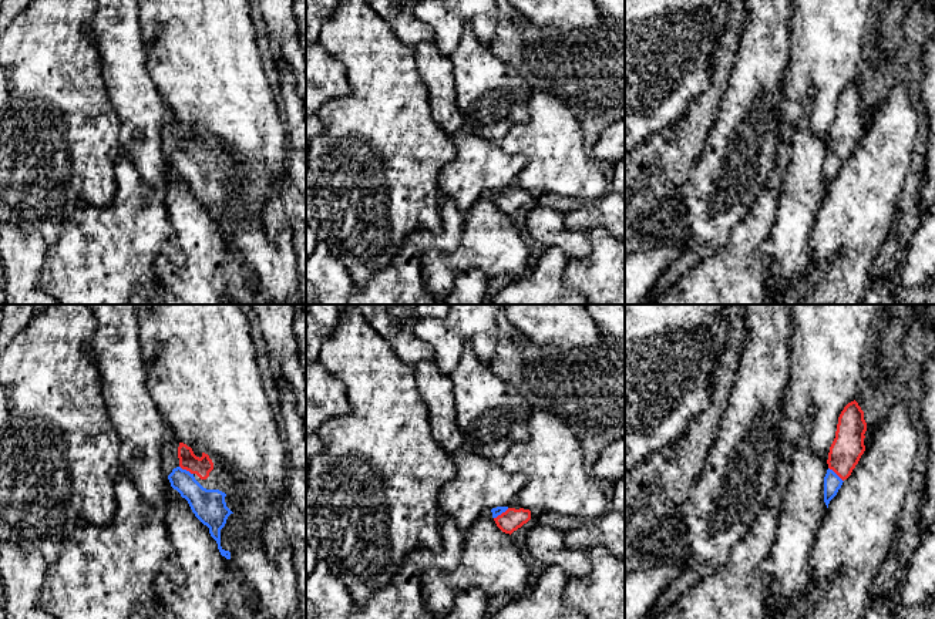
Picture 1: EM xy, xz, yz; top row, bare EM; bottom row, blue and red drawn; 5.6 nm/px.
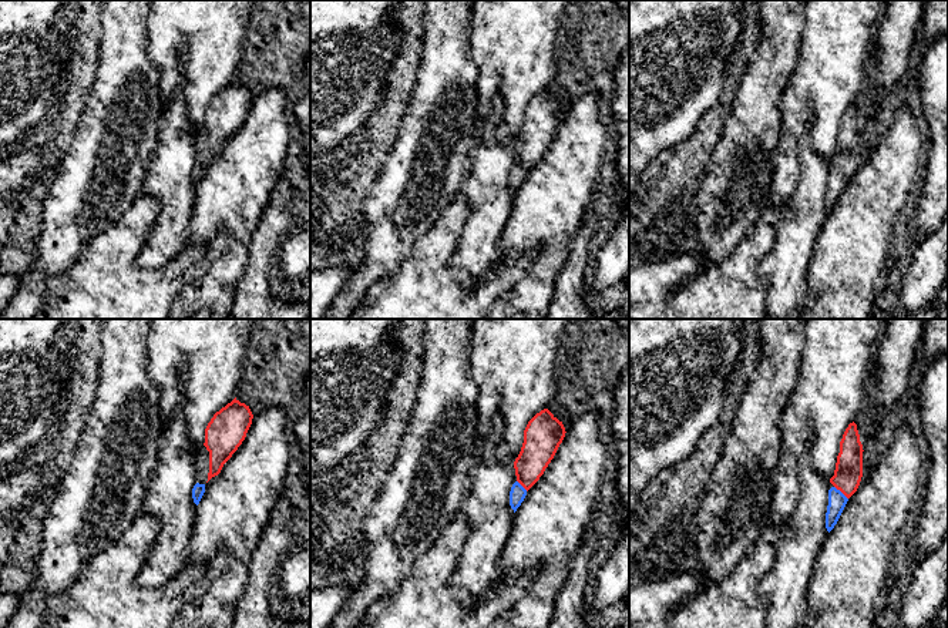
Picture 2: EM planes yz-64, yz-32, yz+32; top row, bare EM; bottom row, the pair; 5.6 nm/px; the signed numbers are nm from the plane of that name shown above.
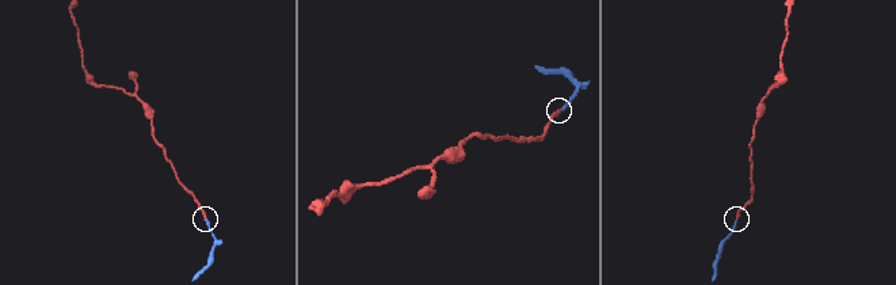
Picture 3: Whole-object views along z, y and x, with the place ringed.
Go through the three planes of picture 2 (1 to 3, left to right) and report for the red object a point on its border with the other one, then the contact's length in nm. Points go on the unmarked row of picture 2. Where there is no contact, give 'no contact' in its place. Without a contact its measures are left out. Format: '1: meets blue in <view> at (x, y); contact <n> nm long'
1: no contact
2: meets blue in yz-32 at (521, 167); contact 90 nm long
3: meets blue in yz+32 at (841, 174); contact 110 nm long

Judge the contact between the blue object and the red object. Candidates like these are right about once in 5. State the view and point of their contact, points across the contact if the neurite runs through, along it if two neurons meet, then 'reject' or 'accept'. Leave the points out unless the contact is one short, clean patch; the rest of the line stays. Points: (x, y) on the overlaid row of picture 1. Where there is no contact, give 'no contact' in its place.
meets blue in yz at (836, 474); runs through yz (833, 483), (836, 474), (847, 447); accept

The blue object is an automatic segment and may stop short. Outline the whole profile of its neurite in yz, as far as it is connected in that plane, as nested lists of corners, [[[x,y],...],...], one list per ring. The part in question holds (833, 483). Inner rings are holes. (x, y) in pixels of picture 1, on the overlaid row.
[[[854,400],[841,411],[835,438],[830,447],[827,460],[828,470],[824,477],[824,502],[827,508],[864,454],[865,431],[867,423],[864,420],[864,411]]]

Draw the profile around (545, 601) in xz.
[[[546,566],[529,593],[505,605],[491,619],[586,619],[564,603],[568,581],[561,566]]]

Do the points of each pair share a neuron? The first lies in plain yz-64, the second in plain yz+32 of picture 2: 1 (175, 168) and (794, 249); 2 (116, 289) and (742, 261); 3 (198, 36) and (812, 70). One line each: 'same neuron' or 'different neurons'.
1: same neuron
2: same neuron
3: same neuron

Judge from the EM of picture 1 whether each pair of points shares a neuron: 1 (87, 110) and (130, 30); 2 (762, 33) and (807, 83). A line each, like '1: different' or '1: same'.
1: different
2: different

